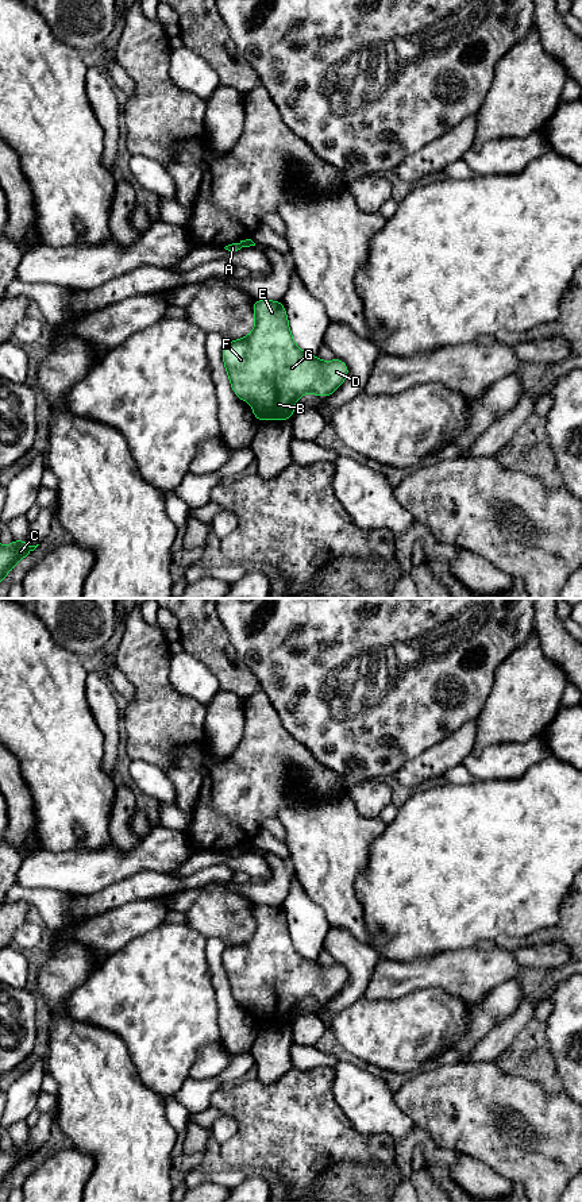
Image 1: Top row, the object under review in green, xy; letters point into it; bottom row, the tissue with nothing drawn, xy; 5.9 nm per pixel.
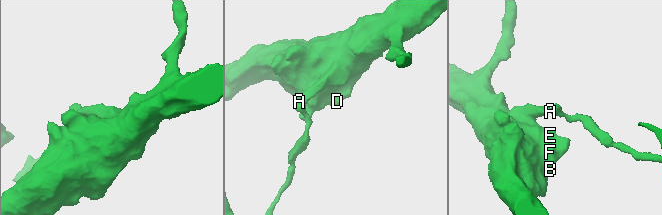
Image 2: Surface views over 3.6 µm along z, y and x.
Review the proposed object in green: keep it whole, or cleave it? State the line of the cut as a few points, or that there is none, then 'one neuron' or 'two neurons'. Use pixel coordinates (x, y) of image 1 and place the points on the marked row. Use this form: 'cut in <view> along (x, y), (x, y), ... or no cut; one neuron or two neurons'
cut in xy along (250, 239), (246, 246); two neurons

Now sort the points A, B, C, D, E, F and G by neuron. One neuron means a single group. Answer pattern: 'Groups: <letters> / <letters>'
Groups: A / B C D E F G

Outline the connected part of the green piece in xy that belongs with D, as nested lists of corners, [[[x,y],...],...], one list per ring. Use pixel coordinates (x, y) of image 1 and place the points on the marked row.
[[[254,300],[253,309],[257,320],[253,332],[224,344],[223,362],[232,390],[254,407],[254,417],[259,421],[290,420],[301,394],[311,392],[319,397],[331,396],[343,384],[348,375],[348,366],[343,361],[335,358],[323,362],[317,355],[305,354],[296,346],[281,301]]]

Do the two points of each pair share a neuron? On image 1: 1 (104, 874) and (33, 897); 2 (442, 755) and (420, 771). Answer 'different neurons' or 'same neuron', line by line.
1: different neurons
2: same neuron

